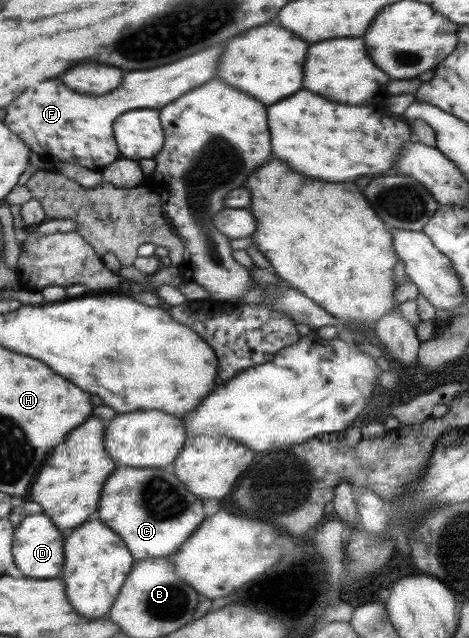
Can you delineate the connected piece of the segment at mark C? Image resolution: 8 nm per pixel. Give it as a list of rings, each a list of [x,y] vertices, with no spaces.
[[[120,467],[104,485],[98,519],[119,535],[136,559],[164,558],[176,554],[204,521],[198,497],[186,491],[175,473],[164,469]]]

